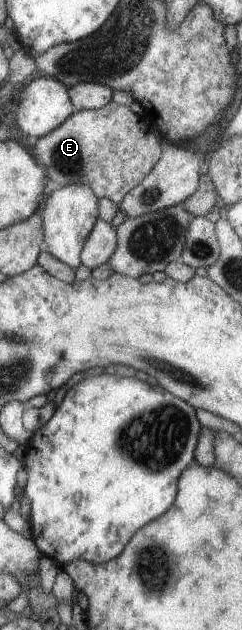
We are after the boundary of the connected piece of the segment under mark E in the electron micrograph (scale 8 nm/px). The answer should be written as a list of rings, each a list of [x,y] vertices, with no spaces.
[[[110,101],[99,109],[75,112],[57,128],[37,140],[32,148],[37,164],[45,166],[47,179],[59,186],[85,184],[95,198],[111,200],[115,205],[137,186],[161,156],[157,138],[137,116],[124,105]]]

